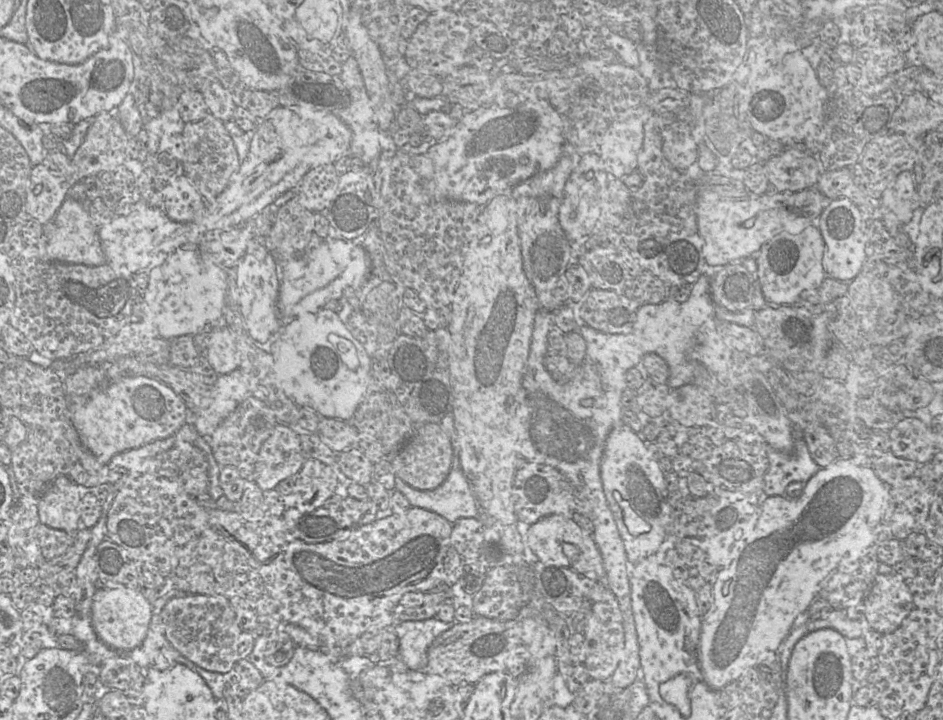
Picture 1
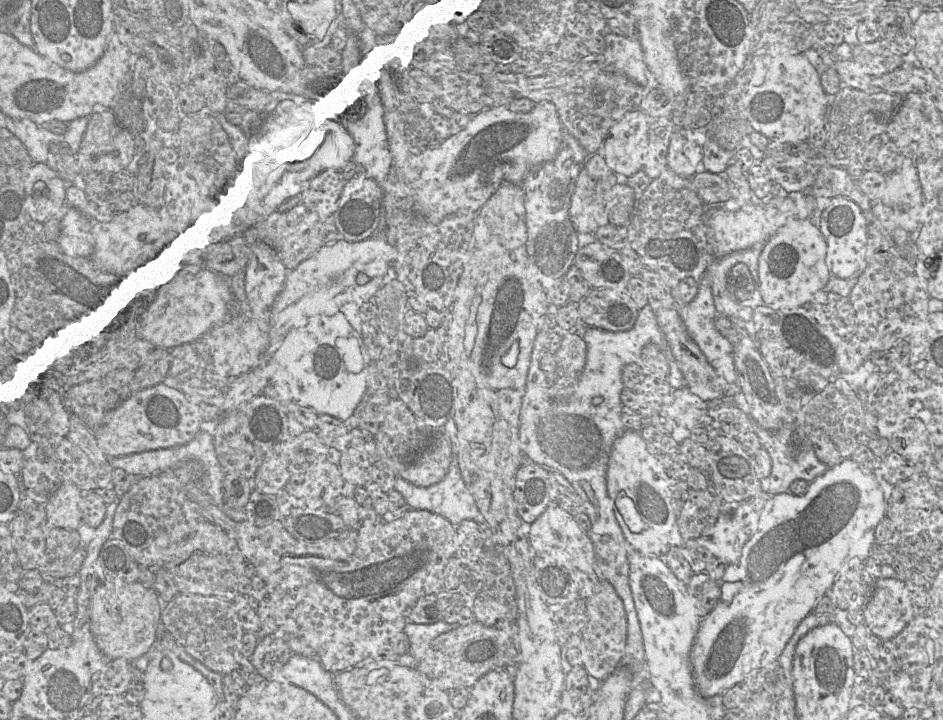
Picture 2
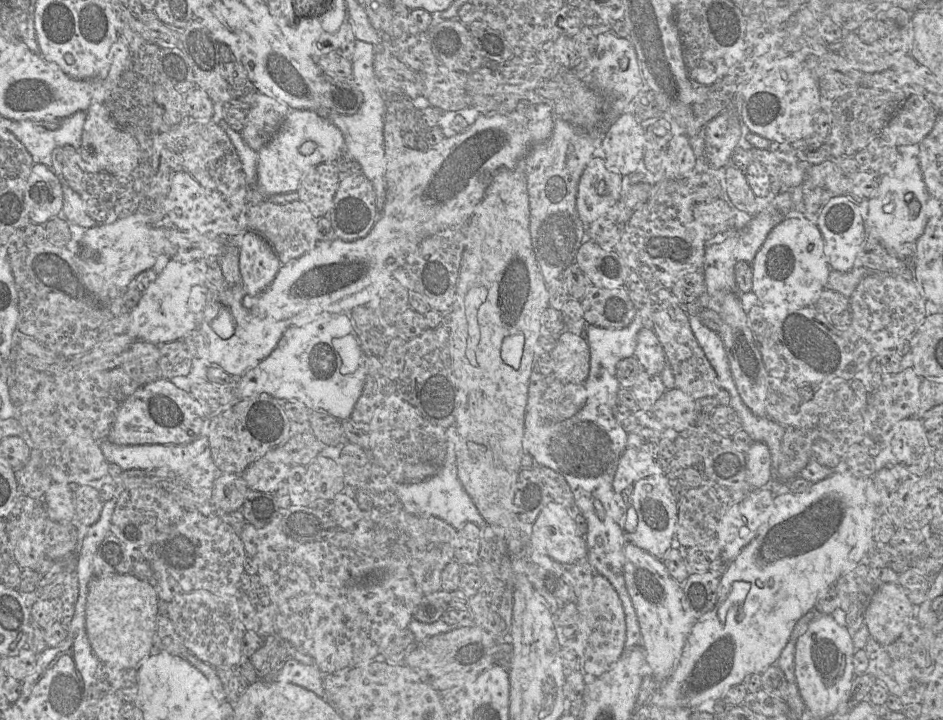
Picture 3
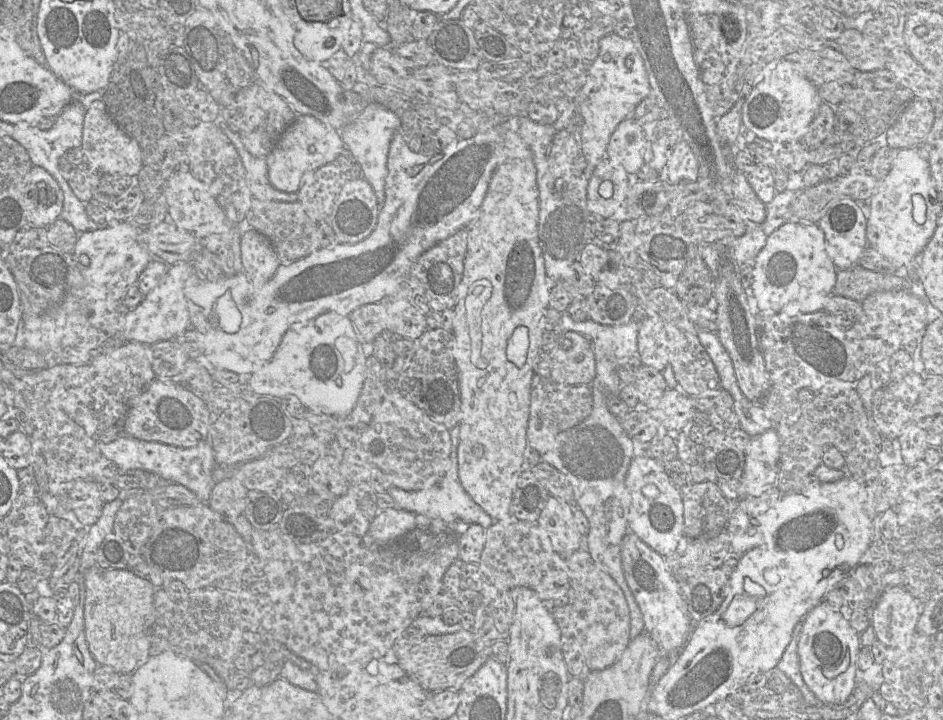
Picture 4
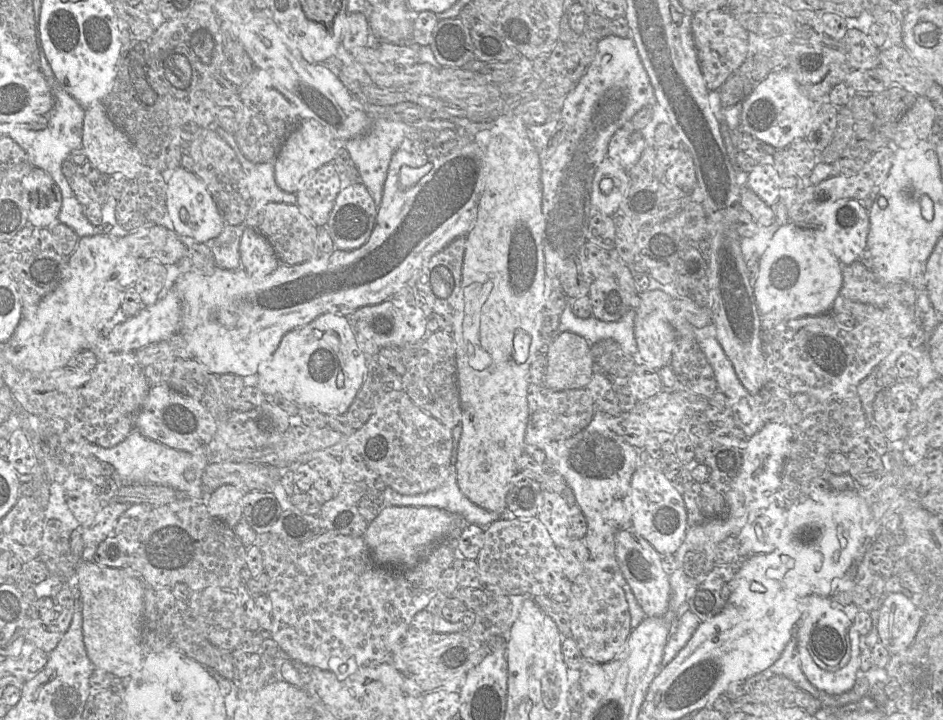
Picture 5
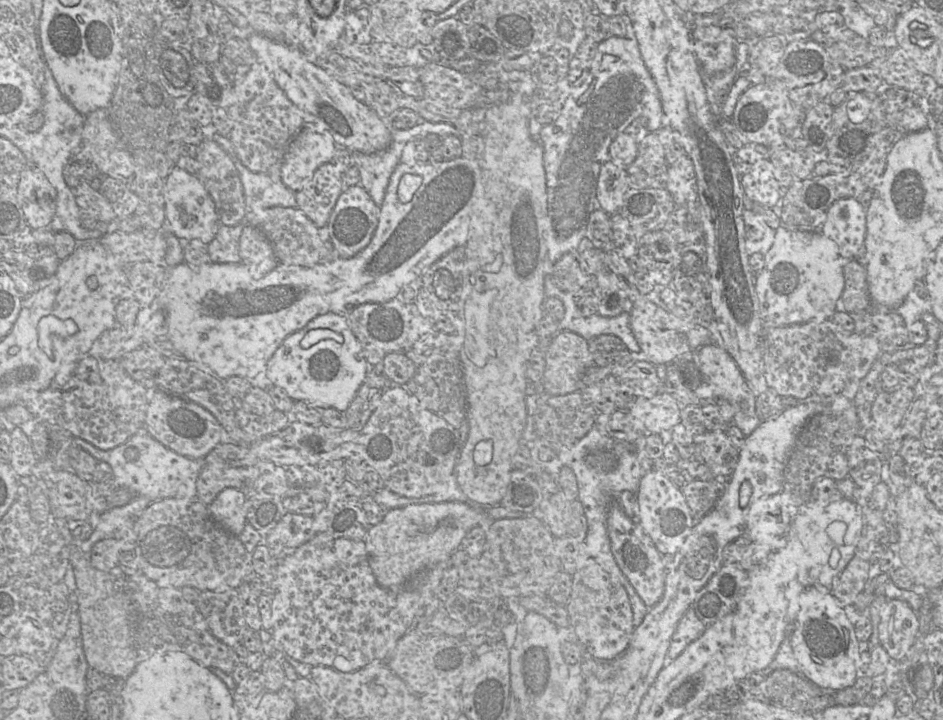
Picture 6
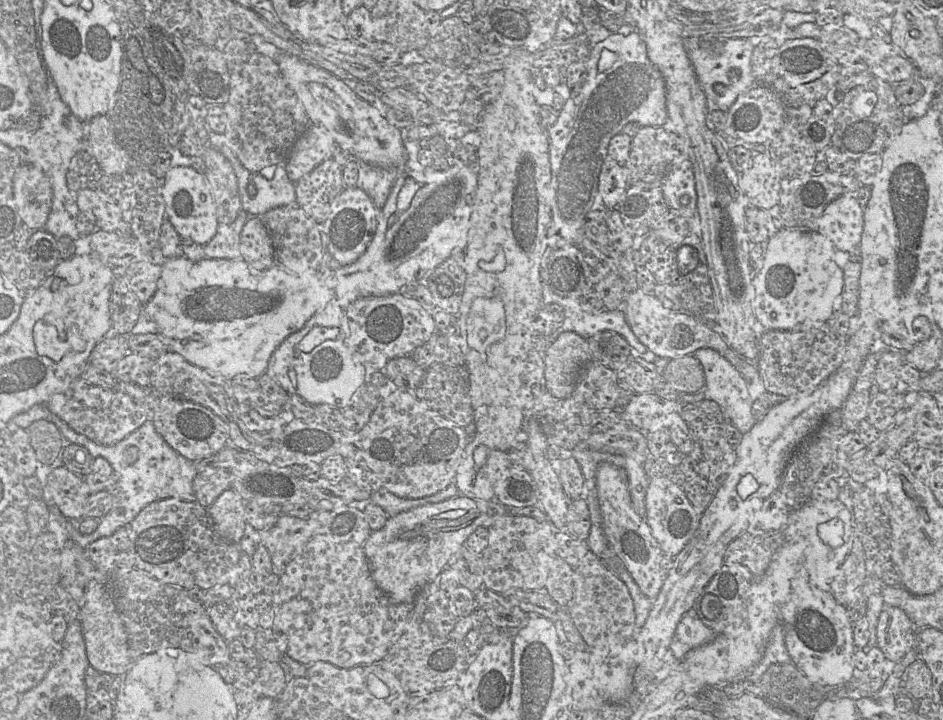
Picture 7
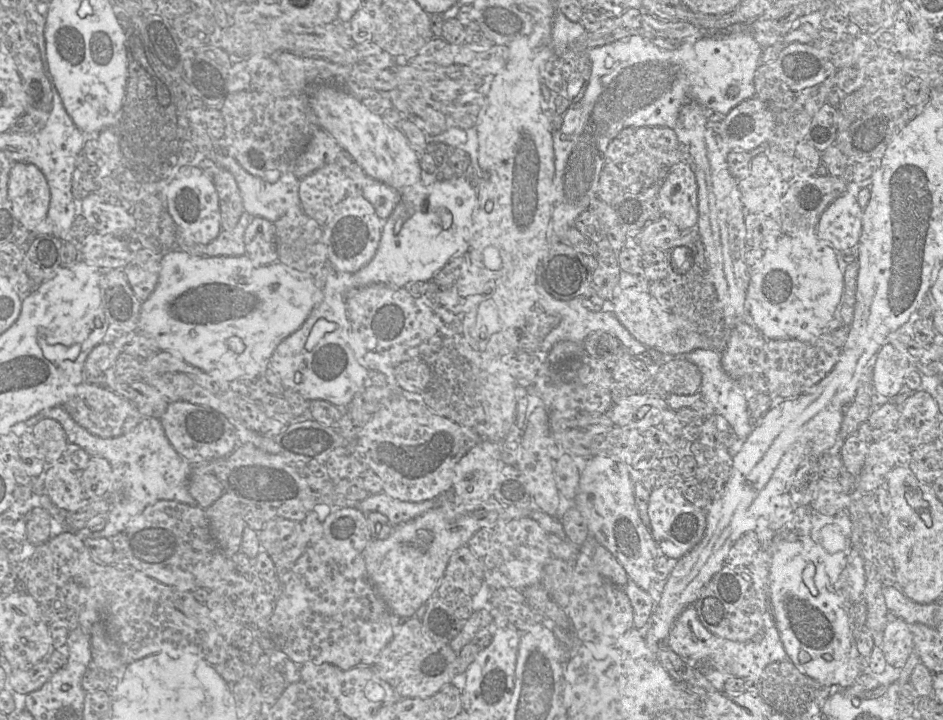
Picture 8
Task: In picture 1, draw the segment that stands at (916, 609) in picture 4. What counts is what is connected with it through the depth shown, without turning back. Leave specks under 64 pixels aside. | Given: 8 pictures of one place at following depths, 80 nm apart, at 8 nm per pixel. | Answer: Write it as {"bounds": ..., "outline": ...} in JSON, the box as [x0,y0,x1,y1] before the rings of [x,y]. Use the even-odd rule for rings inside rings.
{"bounds":[863,574,914,635],"outline":[[[878,574],[863,605],[869,627],[883,635],[895,631],[914,608],[907,583],[898,574]]]}

